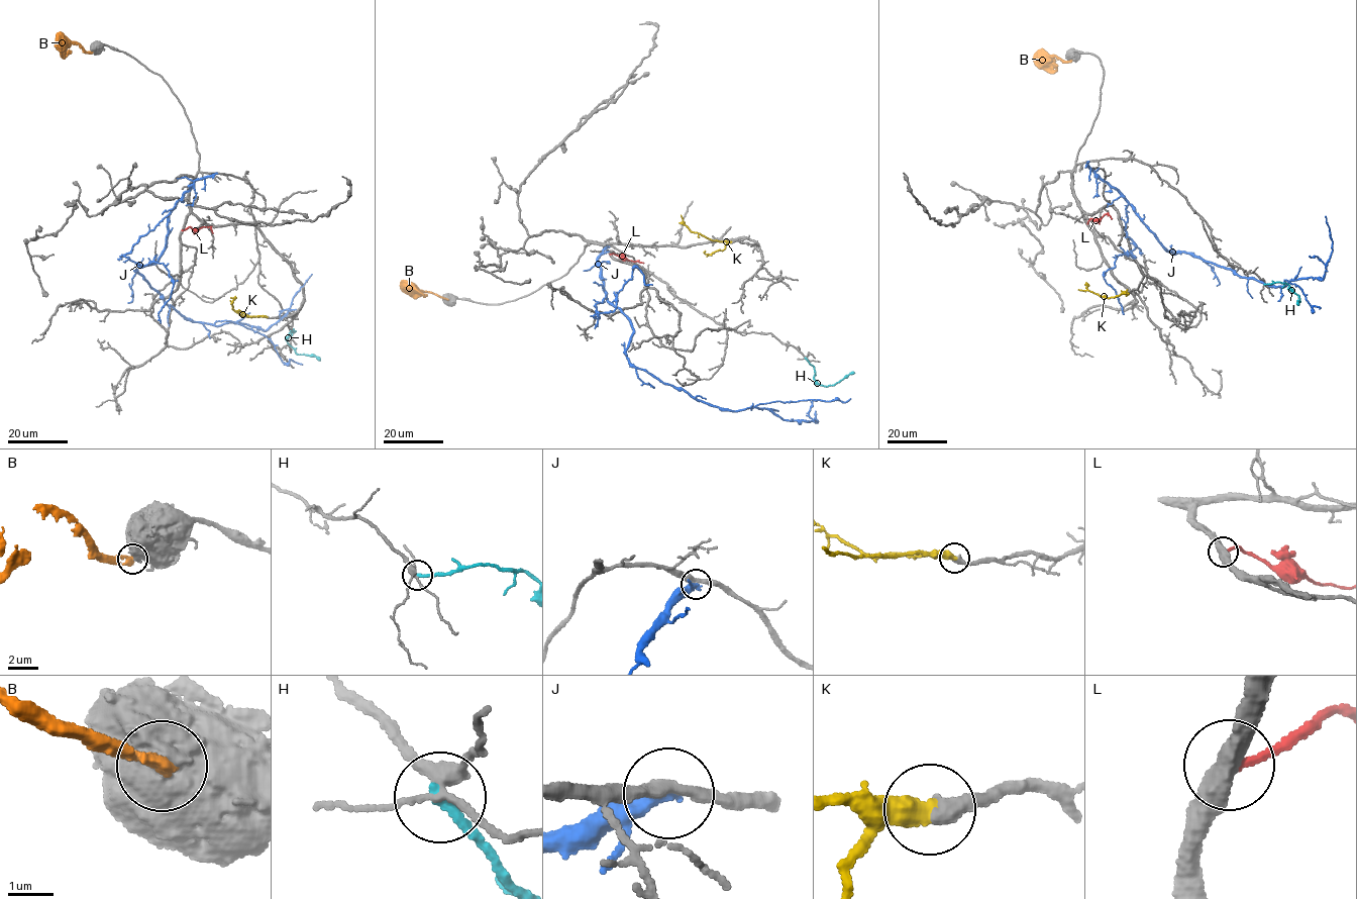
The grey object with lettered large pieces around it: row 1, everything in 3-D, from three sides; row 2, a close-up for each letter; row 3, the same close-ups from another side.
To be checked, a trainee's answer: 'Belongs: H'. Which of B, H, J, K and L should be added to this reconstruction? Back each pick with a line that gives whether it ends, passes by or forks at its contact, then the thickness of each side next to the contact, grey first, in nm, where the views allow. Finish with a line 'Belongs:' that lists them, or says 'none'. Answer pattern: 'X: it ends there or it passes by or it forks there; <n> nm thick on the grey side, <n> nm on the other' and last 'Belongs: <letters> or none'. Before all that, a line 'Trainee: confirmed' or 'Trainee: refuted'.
Trainee: refuted
K: it ends there; 360 nm thick on the grey side, 480 nm on the other
Belongs: K

